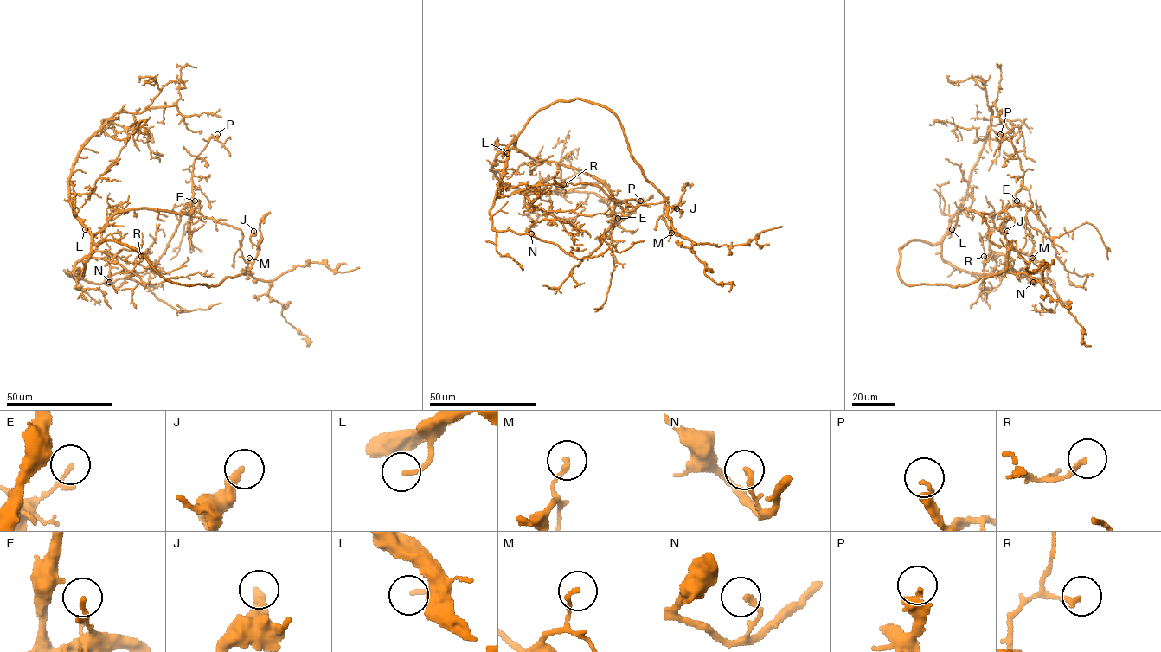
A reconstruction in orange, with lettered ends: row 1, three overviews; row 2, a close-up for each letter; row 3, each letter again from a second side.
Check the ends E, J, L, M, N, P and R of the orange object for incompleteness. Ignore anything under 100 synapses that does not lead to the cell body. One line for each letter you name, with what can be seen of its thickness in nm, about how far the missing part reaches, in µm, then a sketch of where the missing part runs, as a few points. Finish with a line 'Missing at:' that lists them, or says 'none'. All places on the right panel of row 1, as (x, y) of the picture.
Missing at: none

